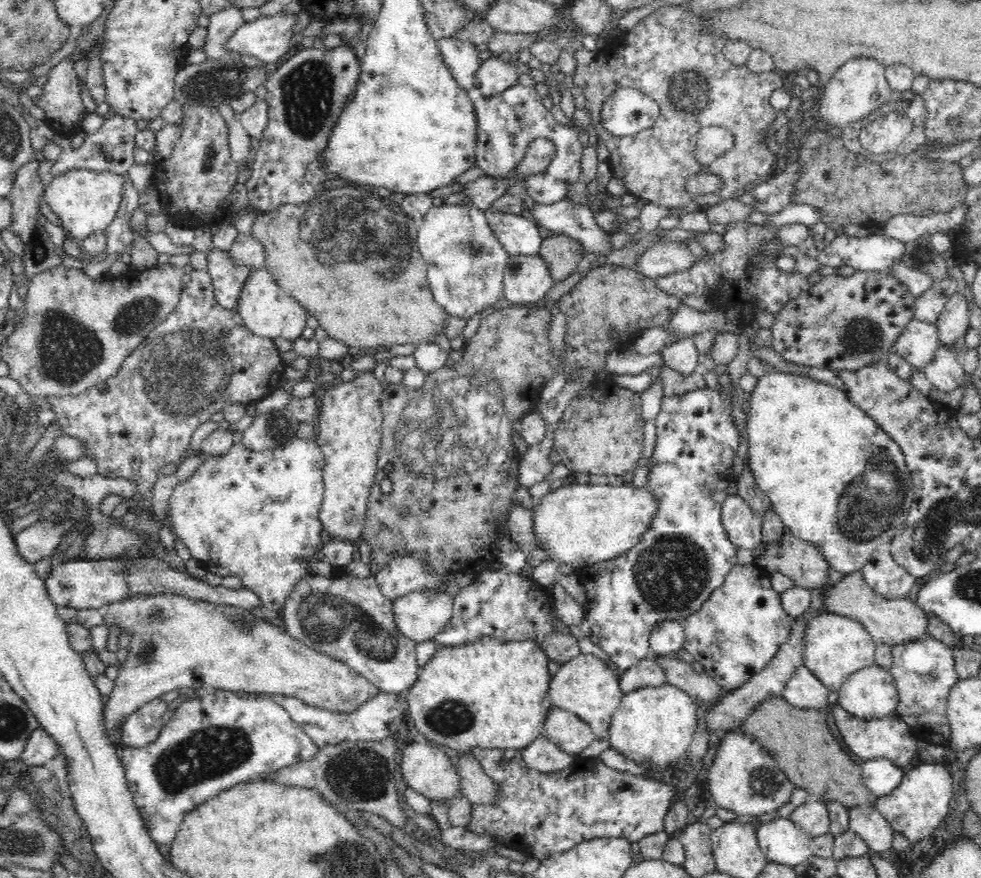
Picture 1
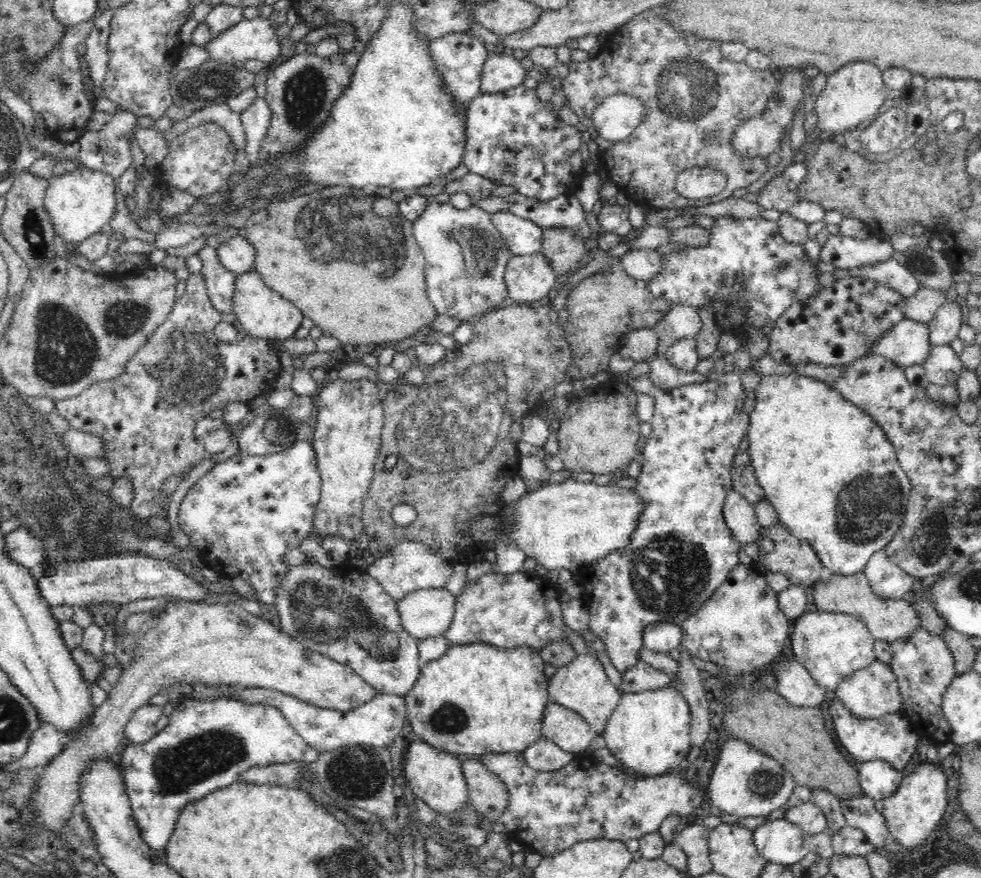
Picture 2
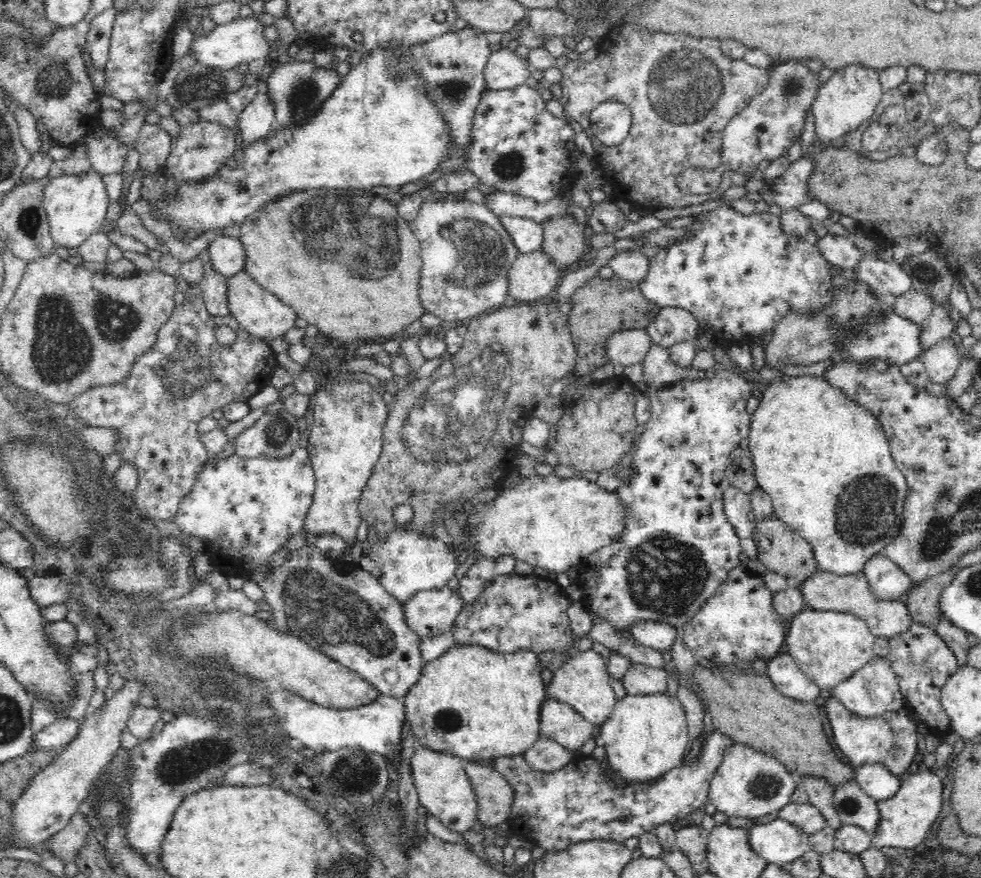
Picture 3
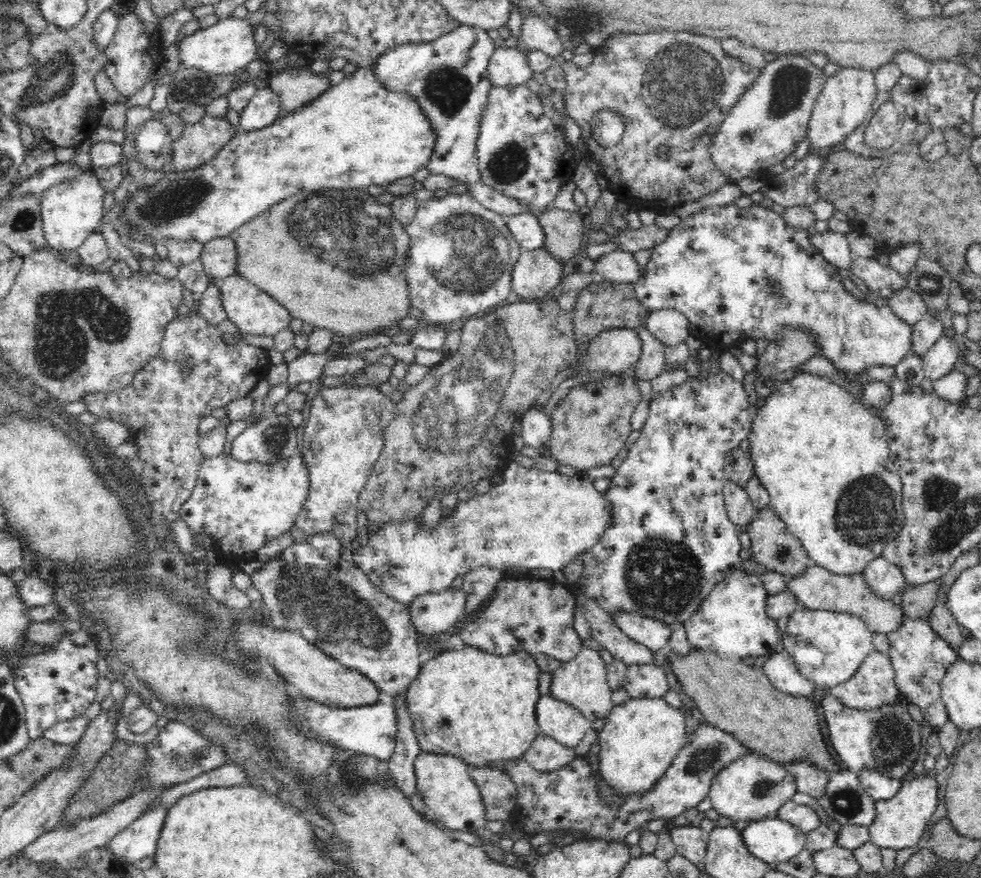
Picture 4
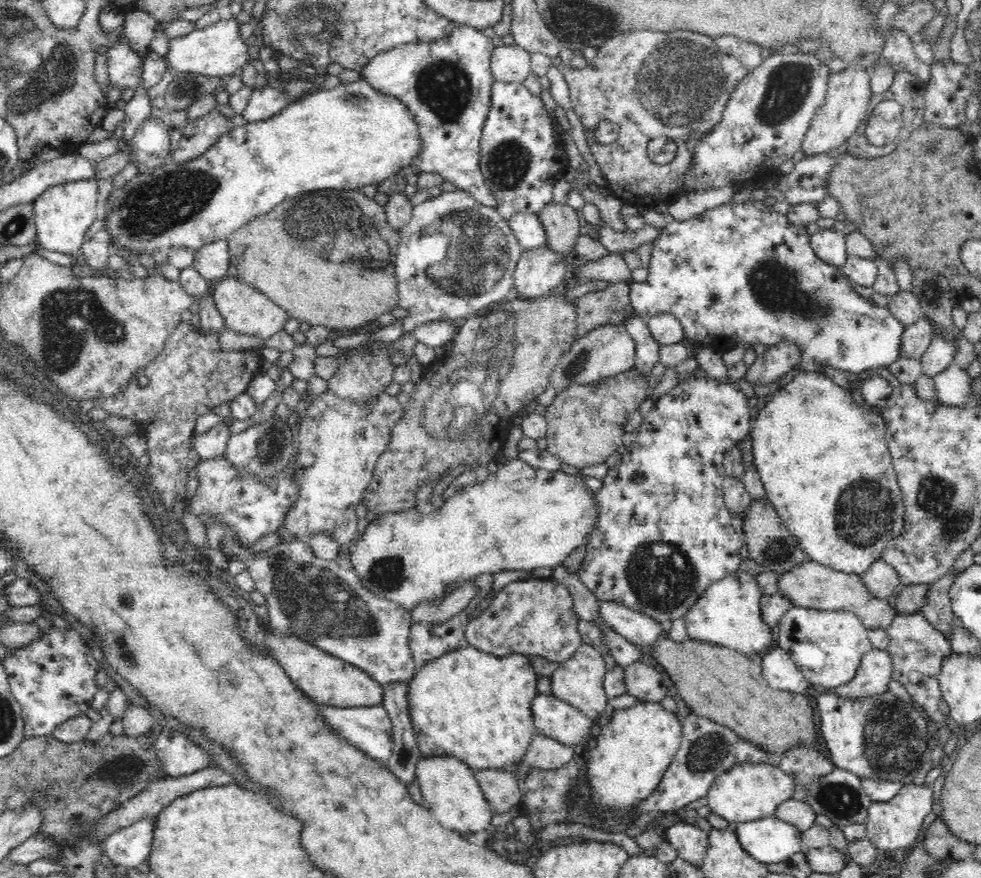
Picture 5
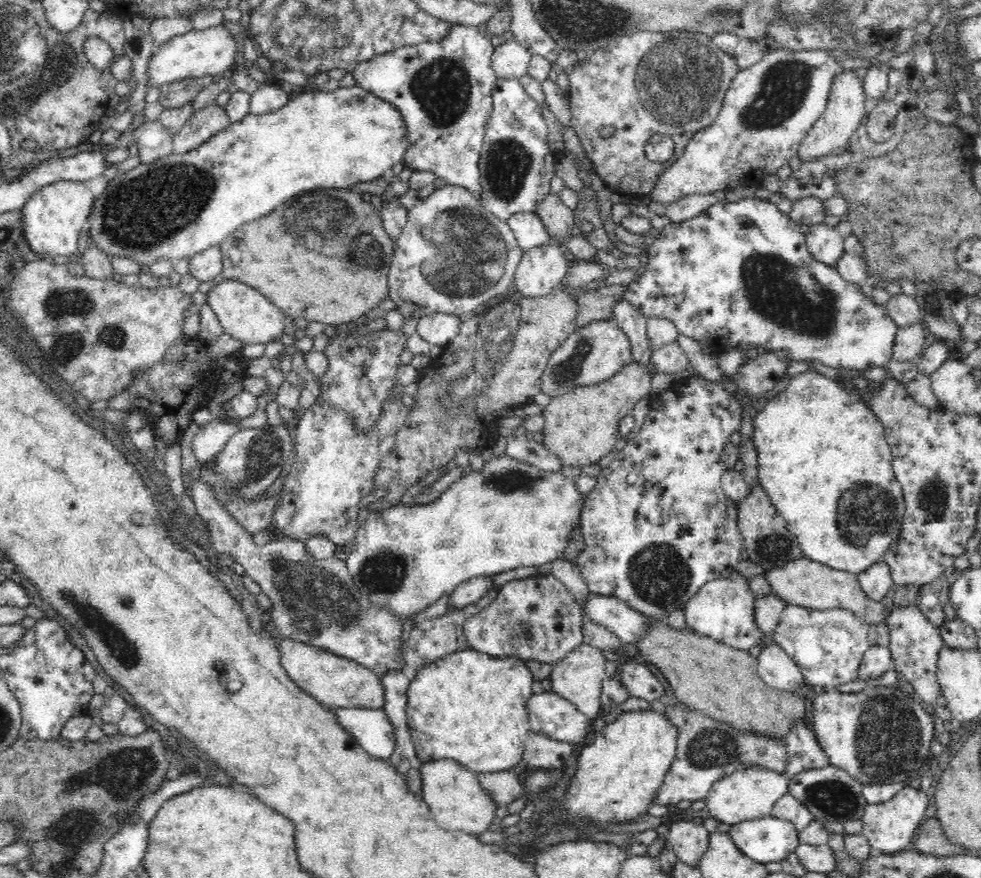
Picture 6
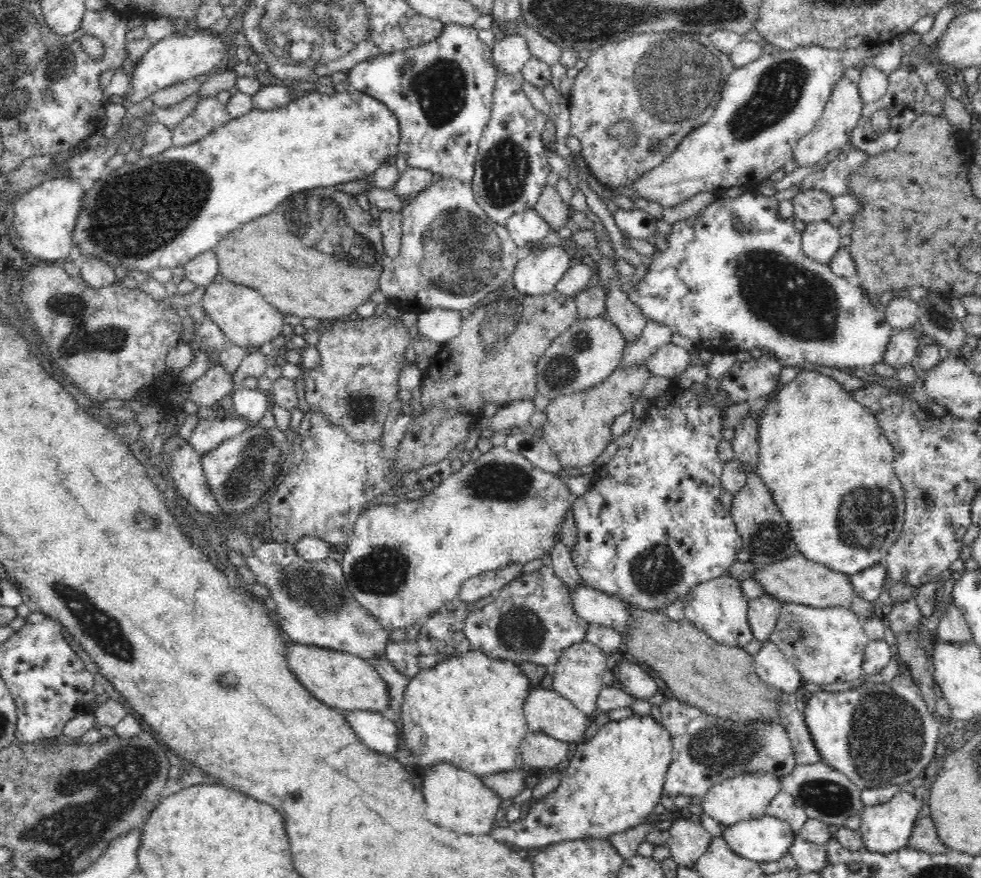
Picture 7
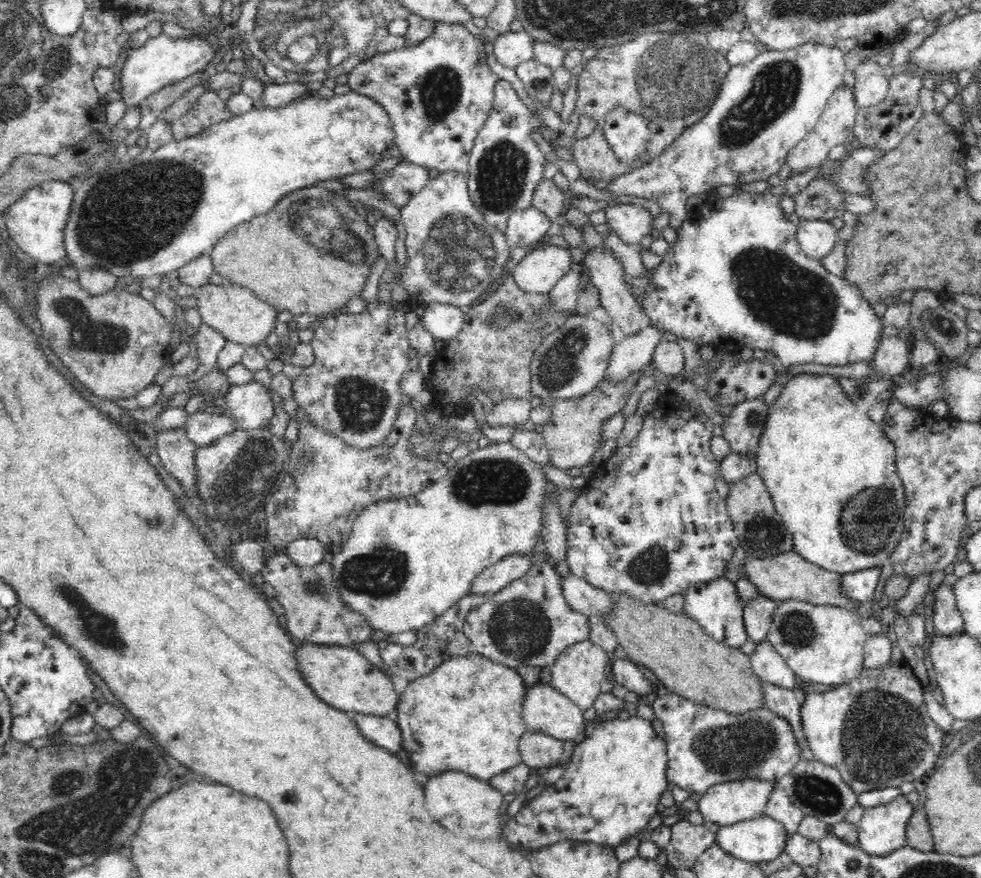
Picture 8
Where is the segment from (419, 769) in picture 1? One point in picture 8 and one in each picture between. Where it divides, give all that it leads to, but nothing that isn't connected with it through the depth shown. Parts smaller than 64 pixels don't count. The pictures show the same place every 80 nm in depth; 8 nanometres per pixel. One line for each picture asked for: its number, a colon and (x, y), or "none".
2: (435, 776)
3: (440, 779)
4: (444, 782)
5: (449, 788)
6: (455, 797)
7: (457, 799)
8: (463, 803)

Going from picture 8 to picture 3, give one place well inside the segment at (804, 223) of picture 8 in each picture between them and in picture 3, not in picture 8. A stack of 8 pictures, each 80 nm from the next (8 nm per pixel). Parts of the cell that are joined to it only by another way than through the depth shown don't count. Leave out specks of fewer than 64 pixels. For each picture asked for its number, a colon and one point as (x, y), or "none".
3: (838, 250)
4: (833, 245)
5: (831, 246)
6: (825, 243)
7: (820, 240)

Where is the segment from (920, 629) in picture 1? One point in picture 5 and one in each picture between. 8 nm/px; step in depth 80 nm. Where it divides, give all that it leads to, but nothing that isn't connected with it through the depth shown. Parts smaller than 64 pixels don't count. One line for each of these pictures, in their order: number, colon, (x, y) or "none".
2: (890, 620)
3: (825, 591)
4: (818, 589)
5: (812, 586)

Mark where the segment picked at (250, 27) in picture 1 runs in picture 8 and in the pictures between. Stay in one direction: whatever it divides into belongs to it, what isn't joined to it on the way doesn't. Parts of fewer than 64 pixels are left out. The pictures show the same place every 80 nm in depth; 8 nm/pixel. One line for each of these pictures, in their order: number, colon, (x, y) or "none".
2: (252, 39)
3: (234, 45)
4: (230, 45)
5: (218, 50)
6: (215, 50)
7: (175, 59)
8: (162, 61)

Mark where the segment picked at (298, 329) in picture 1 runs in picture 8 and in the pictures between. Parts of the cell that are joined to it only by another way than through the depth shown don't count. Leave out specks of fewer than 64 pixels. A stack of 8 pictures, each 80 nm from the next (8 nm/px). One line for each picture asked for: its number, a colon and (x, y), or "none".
2: (264, 313)
3: (261, 313)
4: (255, 312)
5: (245, 309)
6: (249, 316)
7: (246, 318)
8: (236, 312)

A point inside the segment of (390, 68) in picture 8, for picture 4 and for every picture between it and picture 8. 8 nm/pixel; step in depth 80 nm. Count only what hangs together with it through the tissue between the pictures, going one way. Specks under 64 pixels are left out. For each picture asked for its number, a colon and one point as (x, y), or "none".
4: (448, 75)
5: (447, 83)
6: (444, 89)
7: (442, 91)

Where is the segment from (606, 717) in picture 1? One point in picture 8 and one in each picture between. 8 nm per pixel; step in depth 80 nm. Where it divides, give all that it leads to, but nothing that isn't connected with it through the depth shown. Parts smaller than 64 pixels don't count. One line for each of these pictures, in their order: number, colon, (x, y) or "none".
2: (583, 685)
3: (583, 683)
4: (582, 682)
5: (580, 682)
6: (578, 678)
7: (577, 676)
8: (577, 674)

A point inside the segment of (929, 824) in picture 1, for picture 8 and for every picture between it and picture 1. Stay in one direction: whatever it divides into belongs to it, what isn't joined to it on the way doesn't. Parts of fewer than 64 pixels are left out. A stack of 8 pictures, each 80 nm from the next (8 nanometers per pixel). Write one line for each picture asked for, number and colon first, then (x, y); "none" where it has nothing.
2: (913, 812)
3: (905, 819)
4: (900, 822)
5: (899, 822)
6: (891, 826)
7: (885, 828)
8: (882, 829)

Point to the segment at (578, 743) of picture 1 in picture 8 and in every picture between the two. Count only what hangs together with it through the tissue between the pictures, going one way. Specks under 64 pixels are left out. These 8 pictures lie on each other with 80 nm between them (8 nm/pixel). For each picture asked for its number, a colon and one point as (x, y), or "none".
2: (564, 727)
3: (560, 722)
4: (556, 719)
5: (553, 717)
6: (549, 714)
7: (547, 712)
8: (545, 710)

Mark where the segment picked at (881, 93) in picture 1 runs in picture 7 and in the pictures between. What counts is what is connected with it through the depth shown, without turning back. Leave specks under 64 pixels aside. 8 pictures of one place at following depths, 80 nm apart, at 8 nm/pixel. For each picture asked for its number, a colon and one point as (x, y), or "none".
2: (855, 93)
3: (850, 97)
4: (846, 101)
5: (849, 92)
6: (845, 111)
7: (844, 109)

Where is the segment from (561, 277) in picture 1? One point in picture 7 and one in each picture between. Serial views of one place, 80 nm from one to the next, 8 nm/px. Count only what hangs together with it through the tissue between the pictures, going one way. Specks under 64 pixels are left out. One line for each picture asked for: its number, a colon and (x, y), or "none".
2: (563, 250)
3: (564, 241)
4: (565, 231)
5: (562, 225)
6: (559, 220)
7: (554, 211)

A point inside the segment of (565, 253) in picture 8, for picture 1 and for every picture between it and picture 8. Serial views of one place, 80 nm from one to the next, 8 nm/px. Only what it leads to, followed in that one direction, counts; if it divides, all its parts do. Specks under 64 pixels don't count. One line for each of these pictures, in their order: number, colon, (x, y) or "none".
1: (526, 279)
2: (528, 278)
3: (530, 277)
4: (536, 274)
5: (541, 271)
6: (541, 269)
7: (538, 272)

